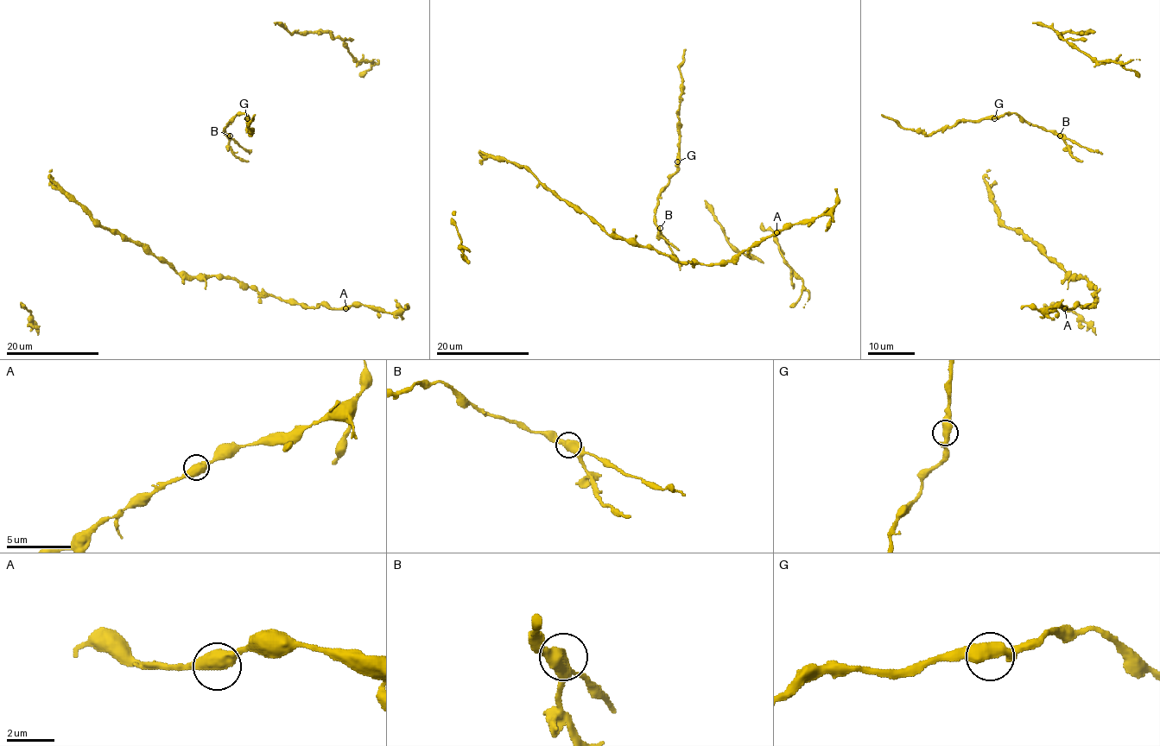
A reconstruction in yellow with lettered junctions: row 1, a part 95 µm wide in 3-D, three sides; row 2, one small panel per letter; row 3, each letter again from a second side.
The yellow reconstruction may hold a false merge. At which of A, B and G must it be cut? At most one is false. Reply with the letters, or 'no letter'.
no letter

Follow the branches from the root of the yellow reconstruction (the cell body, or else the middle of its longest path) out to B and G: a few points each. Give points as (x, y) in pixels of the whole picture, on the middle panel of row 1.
B: (676, 249), (660, 235), (660, 228)
G: (676, 249), (660, 235), (656, 225), (654, 210), (657, 195), (676, 171), (677, 161)

